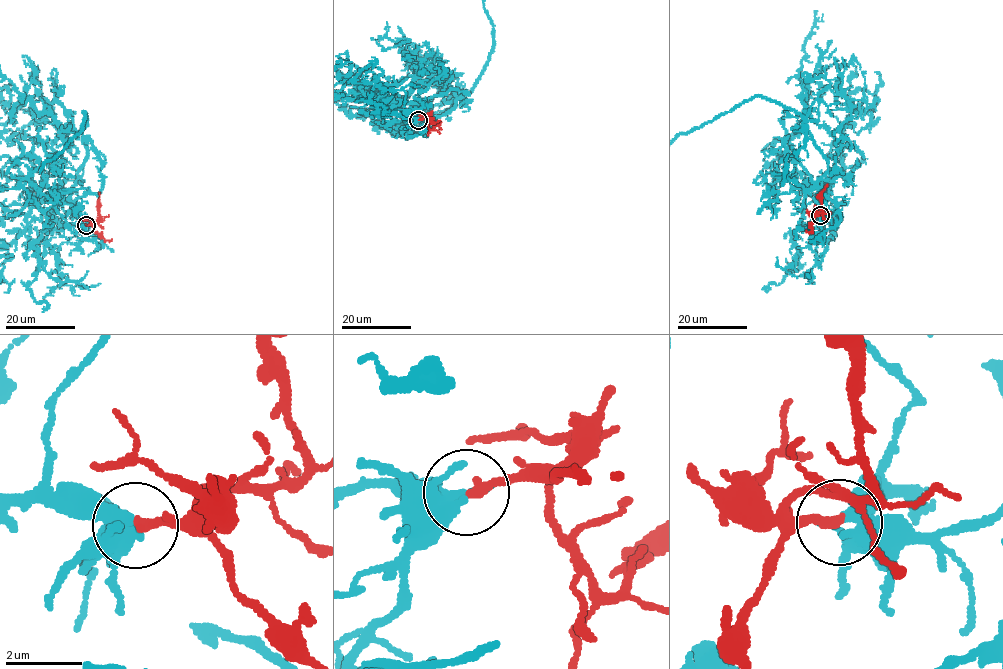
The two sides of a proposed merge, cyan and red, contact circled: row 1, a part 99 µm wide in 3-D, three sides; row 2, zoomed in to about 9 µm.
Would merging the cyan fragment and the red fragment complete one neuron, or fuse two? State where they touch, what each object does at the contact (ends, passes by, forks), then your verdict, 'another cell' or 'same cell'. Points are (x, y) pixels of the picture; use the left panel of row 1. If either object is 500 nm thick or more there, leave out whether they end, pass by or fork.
(86, 225) | cyan passes by | red ends | same cell

